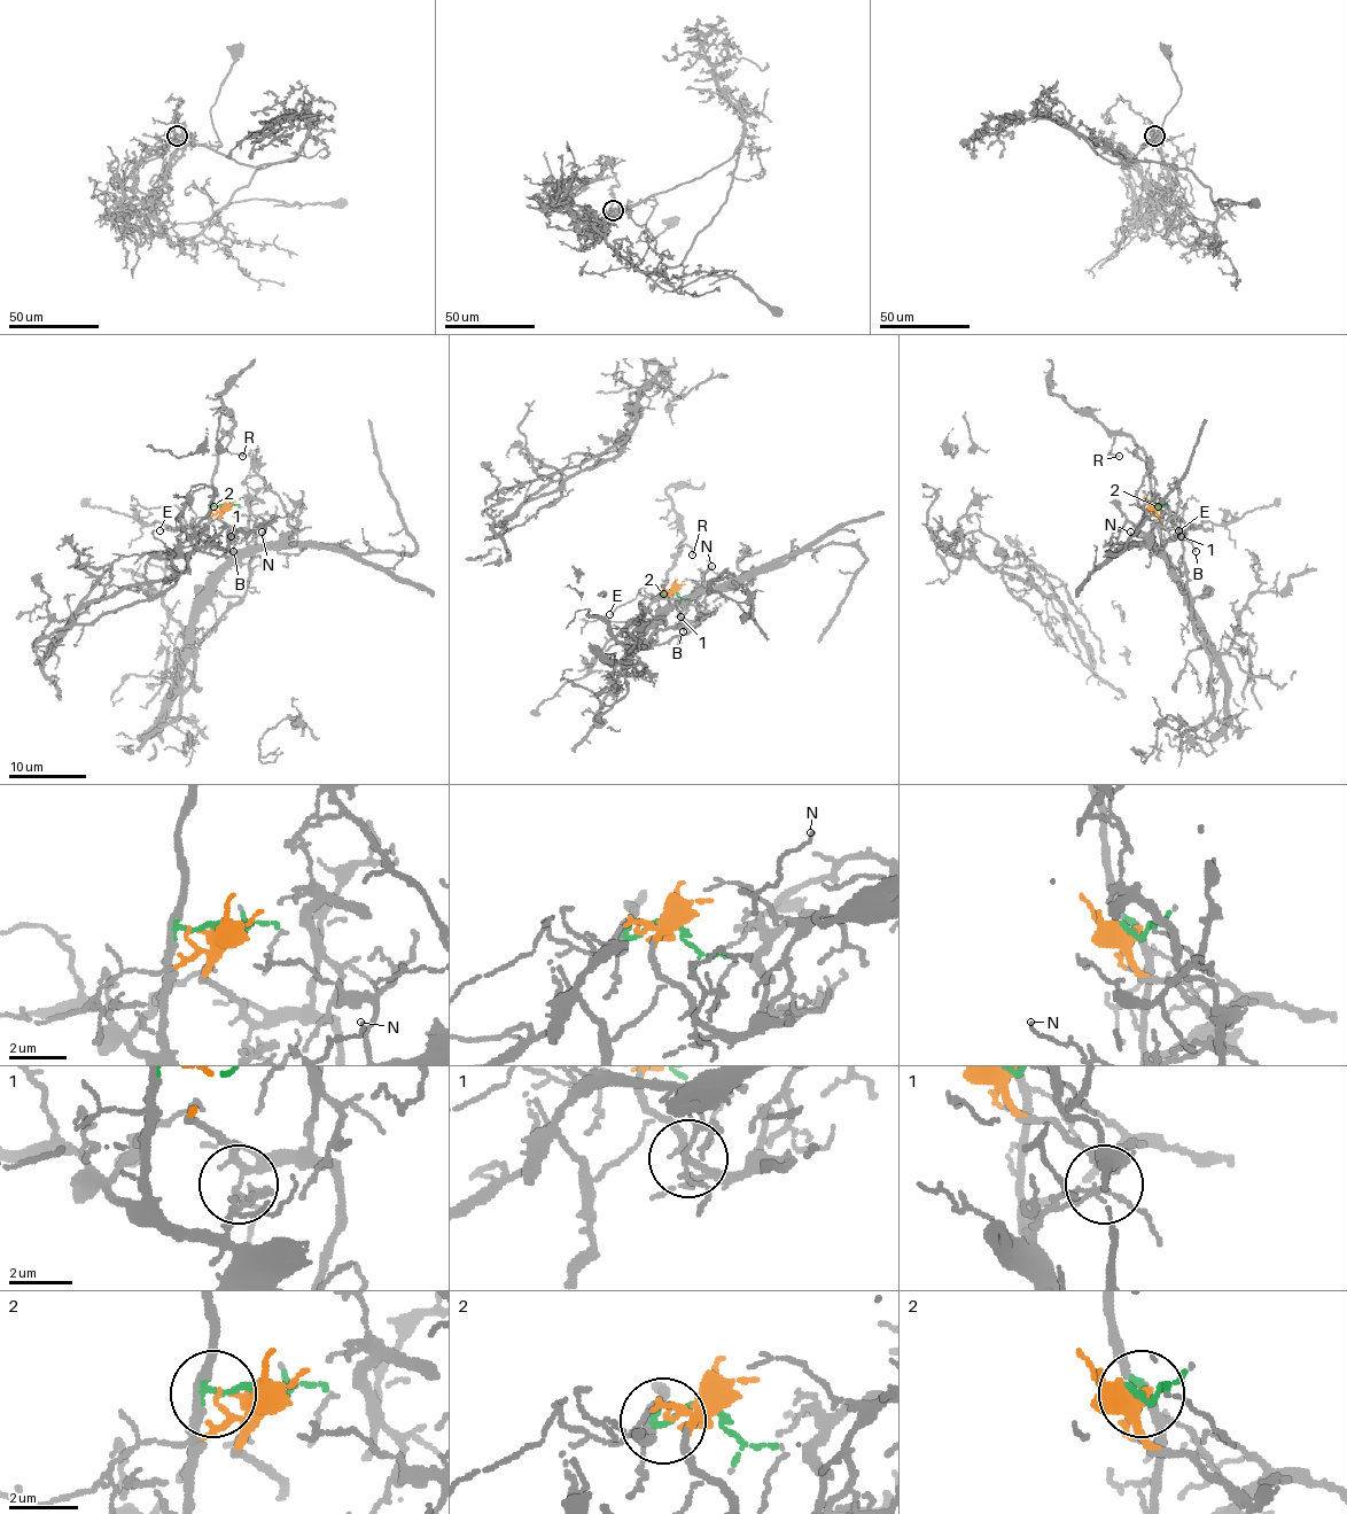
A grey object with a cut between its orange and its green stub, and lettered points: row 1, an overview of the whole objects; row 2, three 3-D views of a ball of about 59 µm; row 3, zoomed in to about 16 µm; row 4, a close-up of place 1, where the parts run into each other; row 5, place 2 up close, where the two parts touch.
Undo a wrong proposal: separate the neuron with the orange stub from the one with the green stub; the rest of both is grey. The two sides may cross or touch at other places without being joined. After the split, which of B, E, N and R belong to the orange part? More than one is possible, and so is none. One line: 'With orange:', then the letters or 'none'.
With orange: B, E

